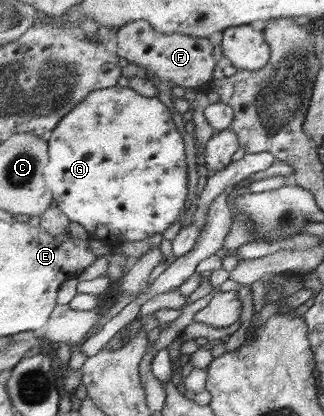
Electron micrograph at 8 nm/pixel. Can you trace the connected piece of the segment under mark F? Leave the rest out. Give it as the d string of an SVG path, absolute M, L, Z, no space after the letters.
M144 20L134 21L121 27L117 33L117 54L123 62L132 62L148 70L148 77L157 78L162 84L184 87L187 90L195 89L214 81L214 67L217 61L214 59L214 43L204 38L194 38L188 35L174 33L165 35L153 29L153 26Z

